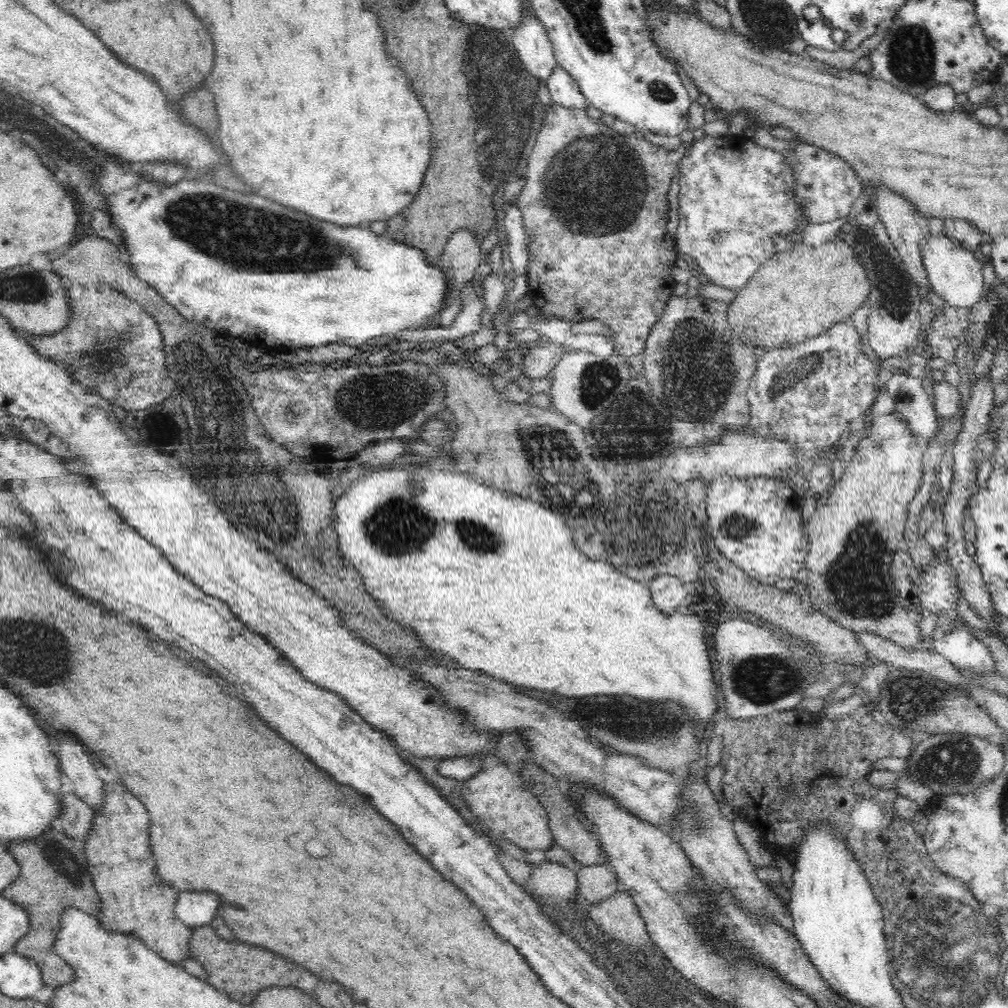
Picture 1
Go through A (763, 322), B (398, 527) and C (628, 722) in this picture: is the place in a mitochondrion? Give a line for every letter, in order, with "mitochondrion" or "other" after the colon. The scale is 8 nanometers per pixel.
A: other
B: mitochondrion
C: mitochondrion

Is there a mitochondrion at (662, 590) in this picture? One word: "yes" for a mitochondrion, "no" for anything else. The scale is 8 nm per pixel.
no

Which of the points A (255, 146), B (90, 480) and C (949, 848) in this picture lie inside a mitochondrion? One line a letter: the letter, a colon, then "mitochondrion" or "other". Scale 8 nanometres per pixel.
A: other
B: other
C: other

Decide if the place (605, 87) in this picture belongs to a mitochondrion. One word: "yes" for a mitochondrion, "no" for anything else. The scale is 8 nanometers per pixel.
no

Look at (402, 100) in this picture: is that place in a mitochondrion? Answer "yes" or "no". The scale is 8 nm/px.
no

